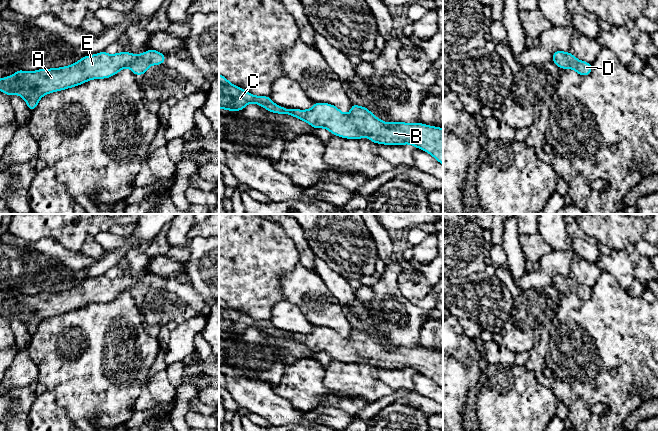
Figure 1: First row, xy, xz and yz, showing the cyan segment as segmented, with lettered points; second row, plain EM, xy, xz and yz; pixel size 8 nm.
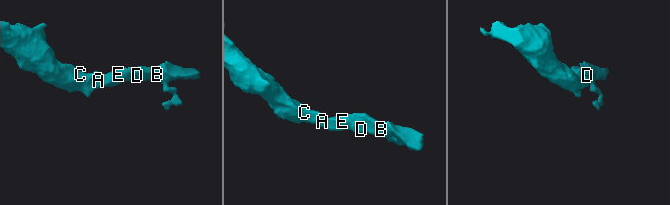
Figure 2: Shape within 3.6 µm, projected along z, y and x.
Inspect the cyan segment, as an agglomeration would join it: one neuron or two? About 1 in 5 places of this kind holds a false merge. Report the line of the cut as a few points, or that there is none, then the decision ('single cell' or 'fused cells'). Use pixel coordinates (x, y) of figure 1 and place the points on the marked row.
no cut; single cell

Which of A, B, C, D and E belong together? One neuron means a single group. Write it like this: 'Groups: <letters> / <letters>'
Groups: A B C D E

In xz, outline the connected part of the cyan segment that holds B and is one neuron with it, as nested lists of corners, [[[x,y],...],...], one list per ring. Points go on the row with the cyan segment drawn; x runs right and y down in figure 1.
[[[219,74],[219,109],[227,109],[228,111],[240,111],[245,108],[248,103],[255,103],[272,113],[288,114],[301,119],[313,128],[326,128],[333,135],[344,137],[347,139],[362,139],[366,135],[370,141],[385,145],[403,145],[412,144],[416,148],[420,148],[443,165],[443,128],[428,126],[422,123],[403,123],[391,122],[385,123],[381,119],[375,117],[367,108],[352,104],[349,114],[341,112],[336,106],[328,103],[314,103],[309,110],[285,109],[276,105],[270,97],[254,96],[249,92],[233,85],[224,76]]]

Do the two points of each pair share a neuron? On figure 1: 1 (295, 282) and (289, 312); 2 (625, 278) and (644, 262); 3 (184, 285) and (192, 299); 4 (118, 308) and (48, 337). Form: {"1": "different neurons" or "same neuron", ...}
{"1": "different neurons", "2": "different neurons", "3": "same neuron", "4": "same neuron"}

